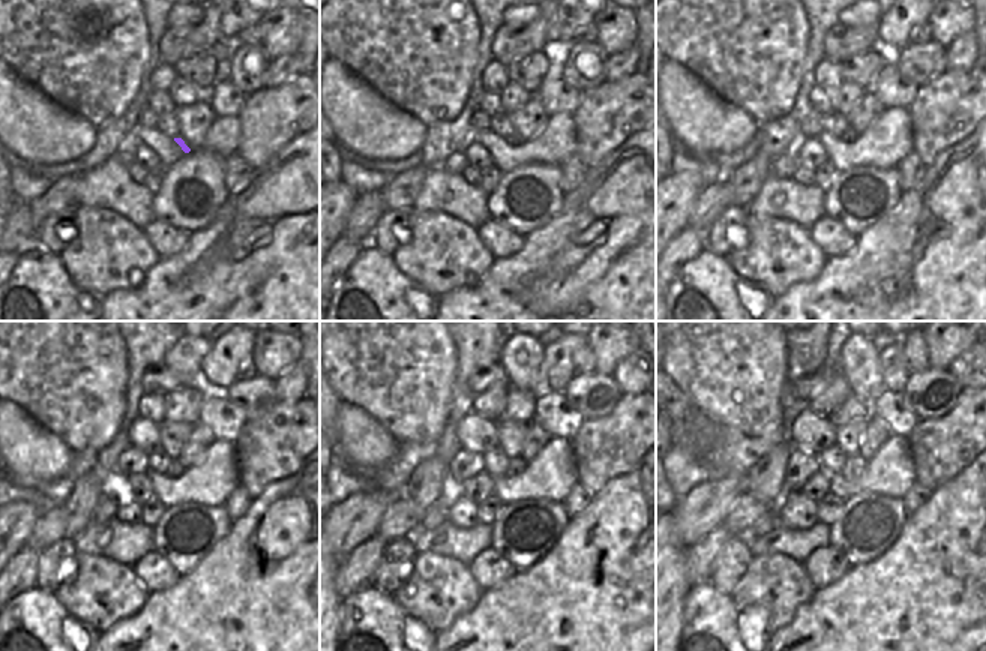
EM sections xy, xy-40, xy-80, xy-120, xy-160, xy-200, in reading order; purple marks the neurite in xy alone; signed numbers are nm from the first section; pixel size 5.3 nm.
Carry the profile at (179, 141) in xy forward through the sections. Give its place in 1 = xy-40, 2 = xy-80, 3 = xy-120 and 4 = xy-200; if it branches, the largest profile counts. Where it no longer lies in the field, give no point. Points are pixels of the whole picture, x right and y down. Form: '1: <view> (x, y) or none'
1: xy-40 (514, 140)
2: xy-80 (850, 135)
3: xy-120 (176, 470)
4: xy-200 (854, 465)

